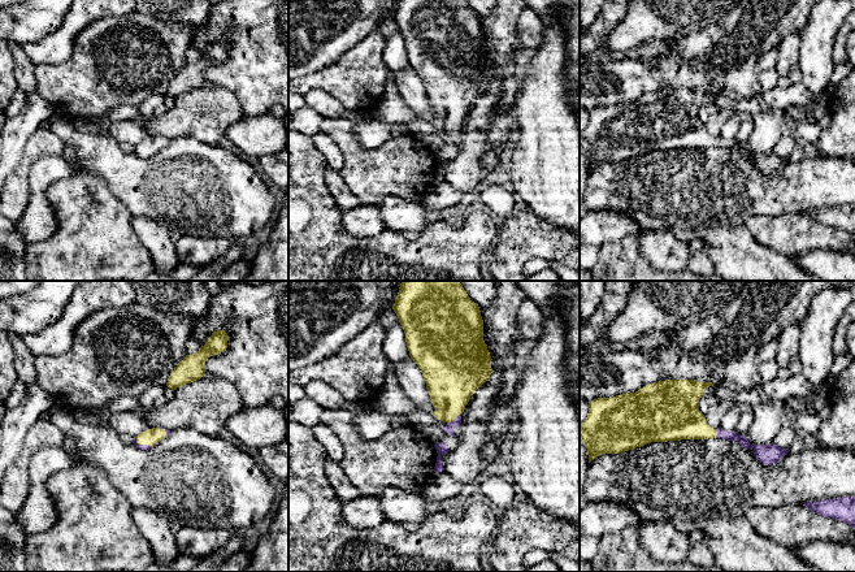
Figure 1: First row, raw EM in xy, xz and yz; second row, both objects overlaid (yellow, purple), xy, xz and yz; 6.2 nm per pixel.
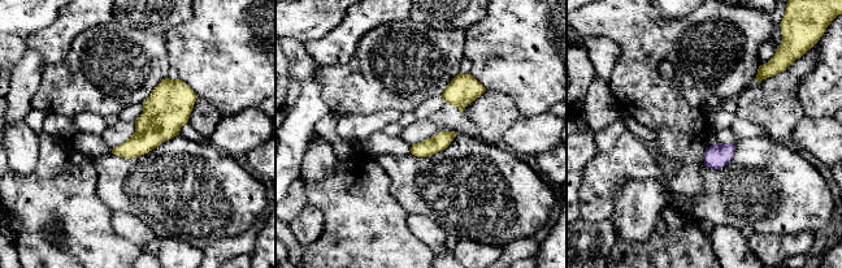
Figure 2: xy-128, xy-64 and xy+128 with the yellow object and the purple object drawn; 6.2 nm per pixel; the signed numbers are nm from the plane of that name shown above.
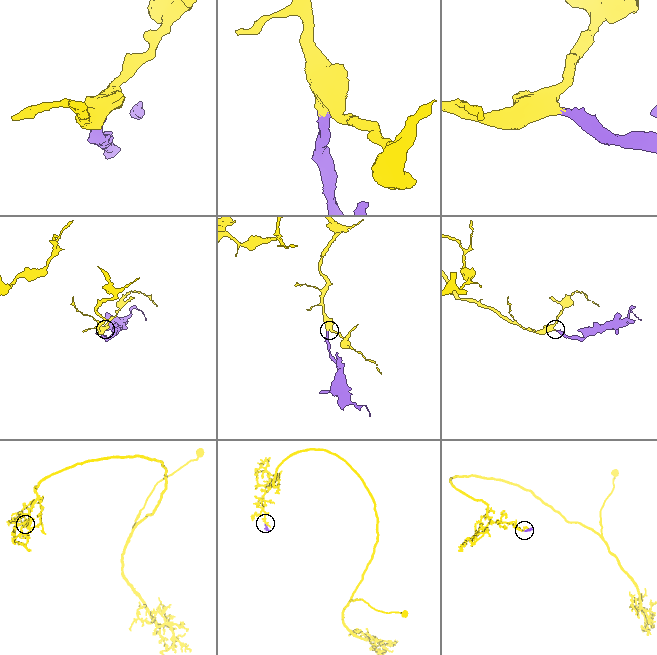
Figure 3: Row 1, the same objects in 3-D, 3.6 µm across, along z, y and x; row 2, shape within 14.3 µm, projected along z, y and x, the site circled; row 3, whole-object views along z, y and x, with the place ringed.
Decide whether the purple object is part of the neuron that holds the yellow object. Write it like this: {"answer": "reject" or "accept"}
{"answer": "accept"}

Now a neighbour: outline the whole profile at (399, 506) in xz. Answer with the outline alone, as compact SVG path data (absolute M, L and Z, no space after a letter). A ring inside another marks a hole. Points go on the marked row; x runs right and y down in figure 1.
M389 486L377 494L381 511L386 520L400 524L409 523L422 525L430 515L426 511L426 500L420 493Z

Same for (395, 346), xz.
M387 307L379 315L379 322L386 328L385 352L392 364L411 359L405 333L392 308Z

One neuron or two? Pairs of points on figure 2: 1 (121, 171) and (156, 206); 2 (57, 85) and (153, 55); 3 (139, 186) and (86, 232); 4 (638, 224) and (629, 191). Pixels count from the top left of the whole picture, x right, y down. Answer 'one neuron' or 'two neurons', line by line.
1: one neuron
2: one neuron
3: two neurons
4: one neuron

